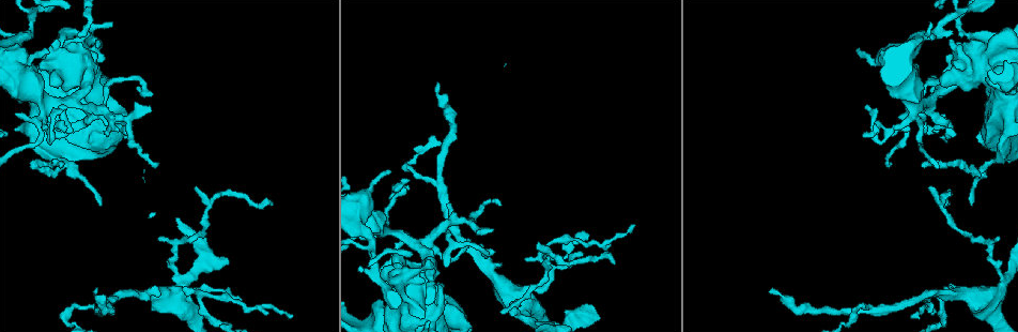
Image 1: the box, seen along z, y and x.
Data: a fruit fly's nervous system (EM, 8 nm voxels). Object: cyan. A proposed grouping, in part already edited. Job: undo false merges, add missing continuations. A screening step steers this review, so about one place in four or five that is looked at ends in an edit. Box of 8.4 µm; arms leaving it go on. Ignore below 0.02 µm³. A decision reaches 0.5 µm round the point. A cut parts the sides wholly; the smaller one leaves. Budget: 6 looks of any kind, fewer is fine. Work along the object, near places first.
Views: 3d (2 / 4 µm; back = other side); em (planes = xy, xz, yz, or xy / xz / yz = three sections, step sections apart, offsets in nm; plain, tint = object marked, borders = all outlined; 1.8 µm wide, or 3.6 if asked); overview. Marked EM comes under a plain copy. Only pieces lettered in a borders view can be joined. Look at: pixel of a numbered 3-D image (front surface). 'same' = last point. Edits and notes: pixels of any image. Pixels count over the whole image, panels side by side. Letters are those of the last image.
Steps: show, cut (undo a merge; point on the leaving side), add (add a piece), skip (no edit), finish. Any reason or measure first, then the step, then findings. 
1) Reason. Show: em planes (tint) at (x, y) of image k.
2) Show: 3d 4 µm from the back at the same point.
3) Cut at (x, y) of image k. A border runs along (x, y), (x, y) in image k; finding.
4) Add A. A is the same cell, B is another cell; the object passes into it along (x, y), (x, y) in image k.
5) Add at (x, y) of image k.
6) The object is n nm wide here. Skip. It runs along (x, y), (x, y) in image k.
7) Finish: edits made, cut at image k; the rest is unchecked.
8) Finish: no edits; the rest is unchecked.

Show: 3d 2 µm at (194, 189) of image 1.

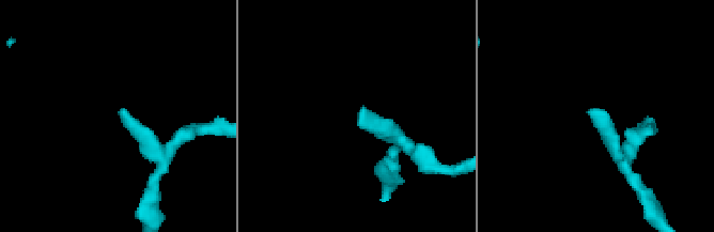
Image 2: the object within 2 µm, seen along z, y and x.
Show: em planes (borders) at (602, 114) of image 2.

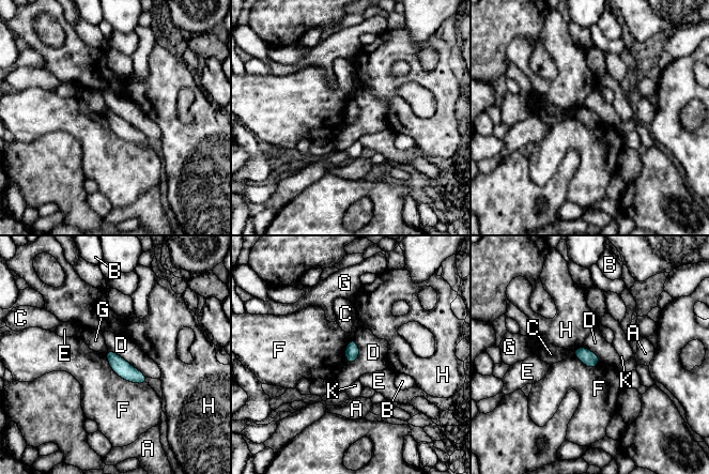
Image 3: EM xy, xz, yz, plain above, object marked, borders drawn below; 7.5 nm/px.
Skip. A, B, C, D, E, F, G, H and K are other cells; none of them fits.

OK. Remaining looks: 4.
Long arm stops here. Show: em planes (borders) at (768, 291) of image 1.

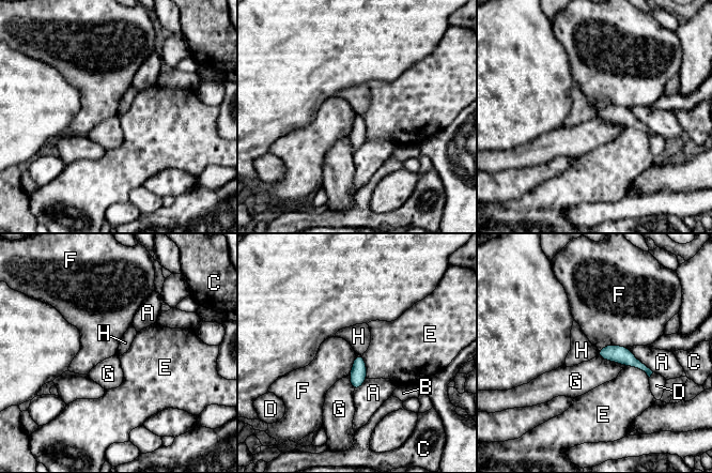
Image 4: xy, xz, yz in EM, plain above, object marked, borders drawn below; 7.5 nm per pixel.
The longest contact is with A, 260 nm. Skip. A, B, C, D, E, F, G and H are other cells; it runs along (601, 353), (623, 355), (645, 368) in image 4; none of them fits.

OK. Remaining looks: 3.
Sharp bend. Show: em 3.6 µm planes (borders) at (420, 286) of image 1.

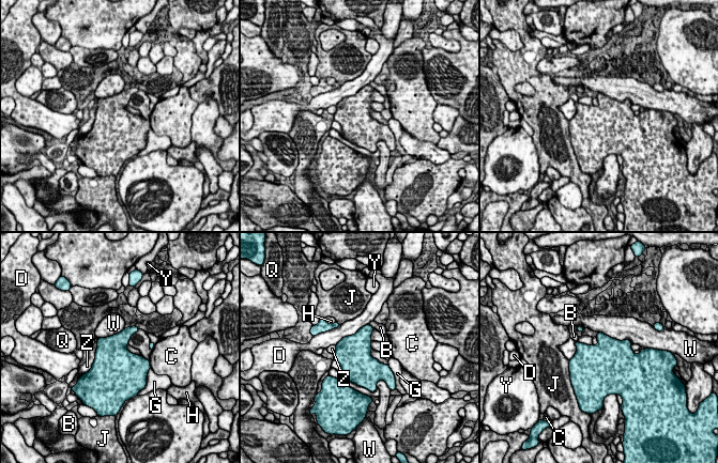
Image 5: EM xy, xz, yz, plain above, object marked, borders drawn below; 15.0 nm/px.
Skip. B, C, D, G, H, J, Q, W, Y and Z are other cells; a border runs along (97, 341), (94, 361), (88, 371) in image 5; one neuron here.

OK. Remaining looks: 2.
Finish: no edits; the rest is unchecked.

